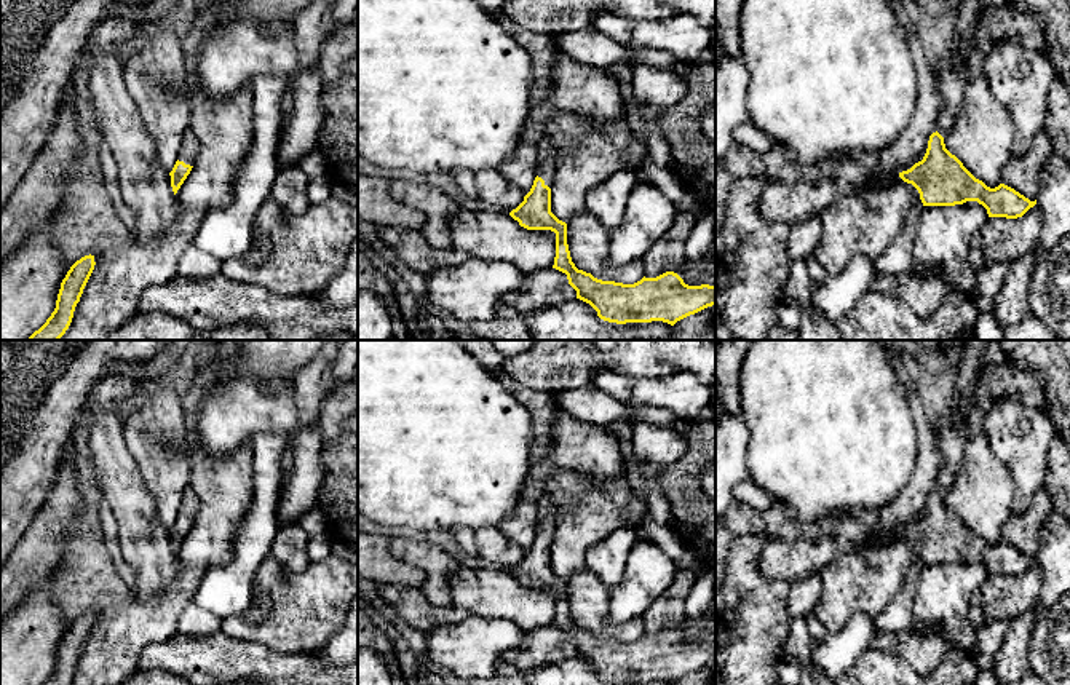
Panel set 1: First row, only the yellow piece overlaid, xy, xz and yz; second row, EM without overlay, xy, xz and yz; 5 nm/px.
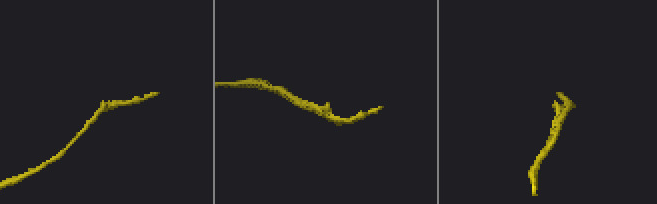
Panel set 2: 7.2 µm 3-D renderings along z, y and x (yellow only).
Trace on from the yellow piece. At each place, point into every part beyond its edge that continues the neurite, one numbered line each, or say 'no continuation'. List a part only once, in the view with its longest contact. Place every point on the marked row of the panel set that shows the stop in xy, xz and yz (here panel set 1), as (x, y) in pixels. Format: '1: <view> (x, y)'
1: xz (546, 162)

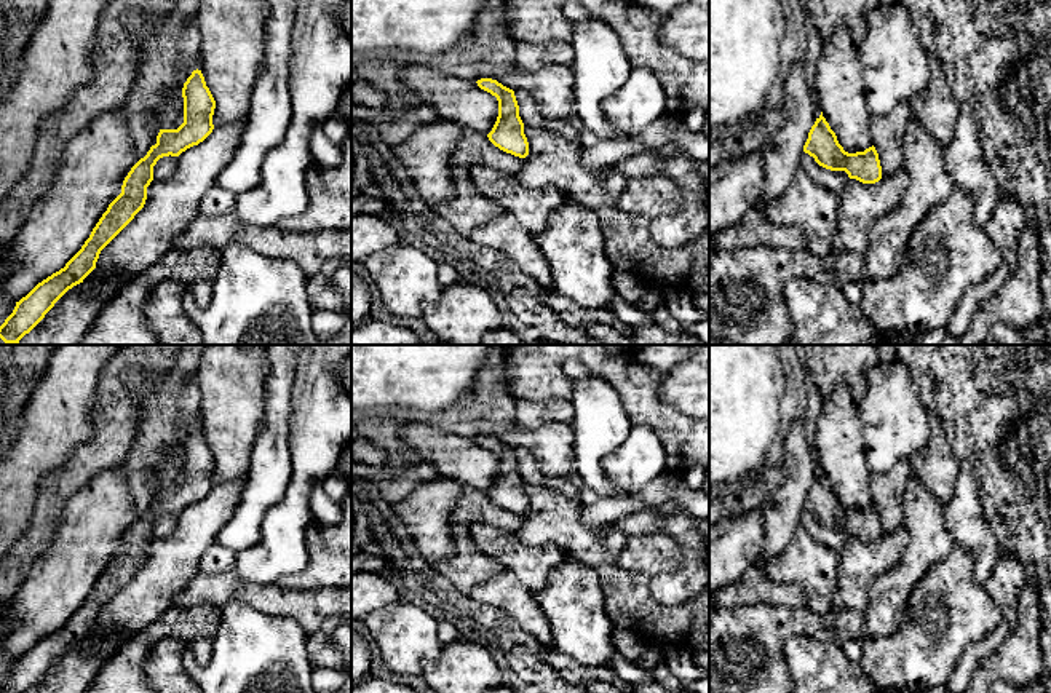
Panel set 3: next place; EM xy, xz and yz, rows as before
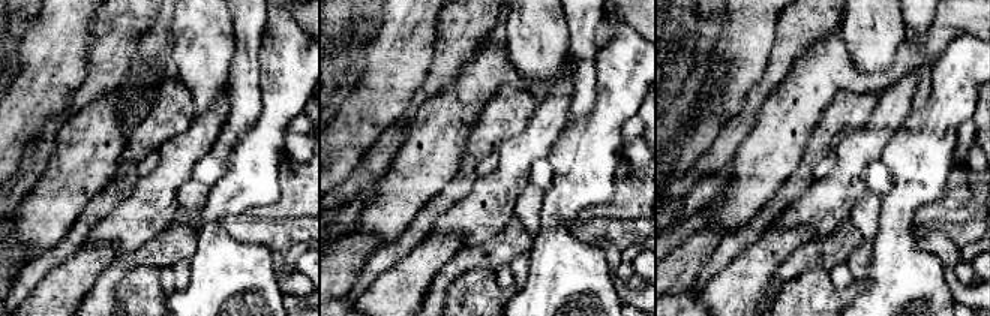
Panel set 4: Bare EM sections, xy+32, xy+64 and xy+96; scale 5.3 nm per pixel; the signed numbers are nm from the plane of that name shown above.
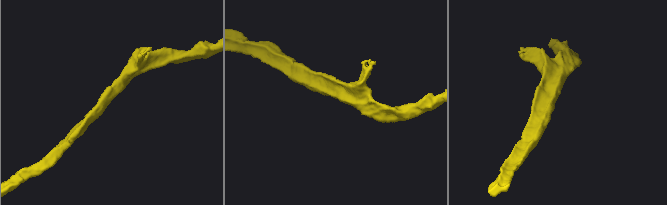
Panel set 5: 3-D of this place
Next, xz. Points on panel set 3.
no continuation

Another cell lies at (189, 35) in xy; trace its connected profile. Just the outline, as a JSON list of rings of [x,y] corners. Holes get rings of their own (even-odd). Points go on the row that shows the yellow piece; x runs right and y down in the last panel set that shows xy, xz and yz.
[[[196,16],[187,18],[179,30],[179,61],[184,69],[198,69],[198,54],[201,50],[201,34],[196,26]]]

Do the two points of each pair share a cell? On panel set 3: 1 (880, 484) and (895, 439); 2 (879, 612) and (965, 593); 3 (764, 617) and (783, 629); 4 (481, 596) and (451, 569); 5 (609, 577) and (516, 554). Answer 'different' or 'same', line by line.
1: different
2: different
3: same
4: different
5: different

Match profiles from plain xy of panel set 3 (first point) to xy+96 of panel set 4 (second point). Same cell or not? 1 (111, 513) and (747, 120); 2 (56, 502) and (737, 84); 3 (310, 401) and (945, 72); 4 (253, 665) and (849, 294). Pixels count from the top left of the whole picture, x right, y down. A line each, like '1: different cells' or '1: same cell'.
1: different cells
2: different cells
3: same cell
4: different cells

